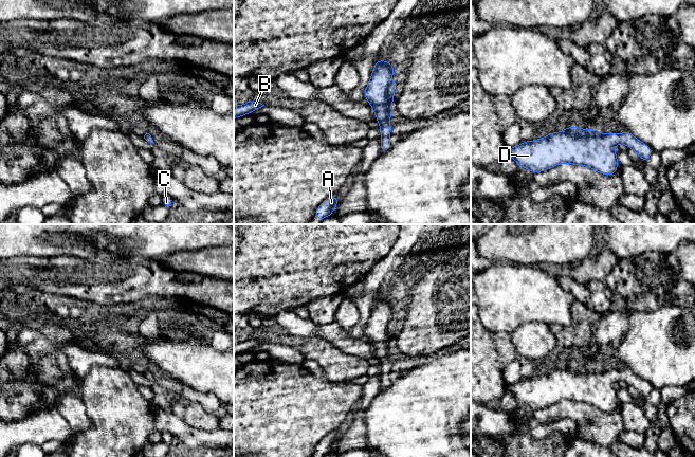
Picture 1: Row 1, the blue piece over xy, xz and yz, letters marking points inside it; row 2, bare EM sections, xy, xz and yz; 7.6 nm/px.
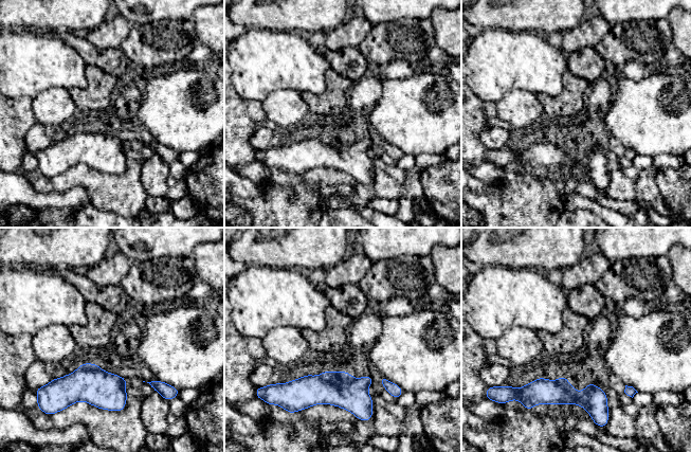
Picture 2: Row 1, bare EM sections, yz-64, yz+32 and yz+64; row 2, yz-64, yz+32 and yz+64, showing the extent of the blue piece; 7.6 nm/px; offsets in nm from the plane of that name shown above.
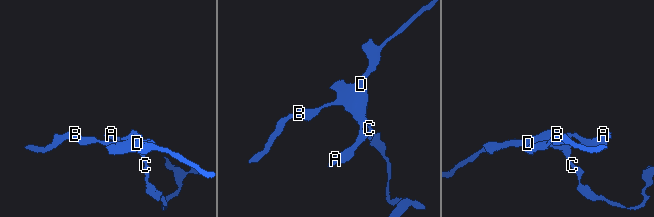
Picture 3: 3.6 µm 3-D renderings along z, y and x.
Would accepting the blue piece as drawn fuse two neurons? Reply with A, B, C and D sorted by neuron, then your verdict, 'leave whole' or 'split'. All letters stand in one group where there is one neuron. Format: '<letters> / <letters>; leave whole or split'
A B C D; leave whole

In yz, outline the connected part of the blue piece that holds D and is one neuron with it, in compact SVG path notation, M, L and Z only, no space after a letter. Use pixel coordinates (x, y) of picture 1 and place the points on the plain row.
M569 363L564 368L551 369L535 378L526 378L507 385L506 391L512 394L517 403L537 410L561 400L582 402L604 413L612 413L618 406L617 390L614 384L624 380L646 399L653 387L629 368L622 371L611 369L602 371L593 366Z

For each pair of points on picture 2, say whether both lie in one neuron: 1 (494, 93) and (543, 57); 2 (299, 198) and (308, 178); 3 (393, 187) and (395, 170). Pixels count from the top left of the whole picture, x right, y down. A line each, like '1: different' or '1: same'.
1: same
2: different
3: different

